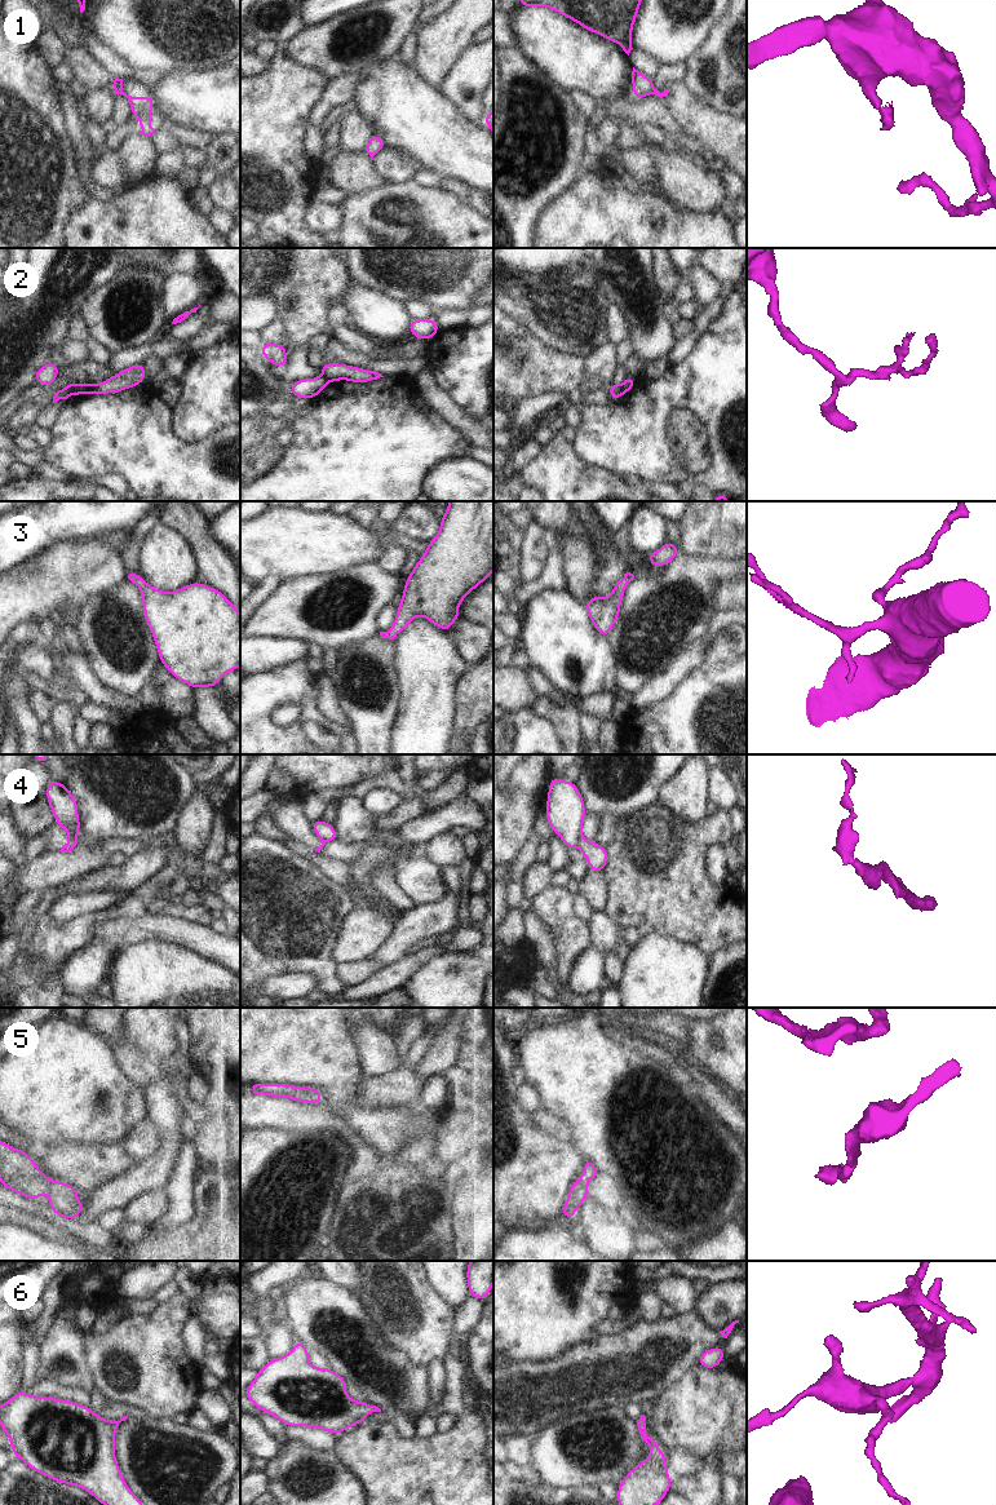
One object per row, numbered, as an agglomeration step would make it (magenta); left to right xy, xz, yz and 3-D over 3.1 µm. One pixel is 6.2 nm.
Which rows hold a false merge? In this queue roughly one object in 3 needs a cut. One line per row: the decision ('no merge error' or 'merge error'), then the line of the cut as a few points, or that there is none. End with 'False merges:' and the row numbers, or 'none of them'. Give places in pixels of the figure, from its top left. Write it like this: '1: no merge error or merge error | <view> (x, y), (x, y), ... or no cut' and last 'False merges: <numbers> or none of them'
1: merge error | xy (122, 89), (120, 93)
2: merge error | xy (75, 384), (70, 394)
3: no merge error | no cut
4: merge error | yz (581, 836), (578, 846)
5: no merge error | no cut
6: no merge error | no cut
False merges: 1, 2, 4

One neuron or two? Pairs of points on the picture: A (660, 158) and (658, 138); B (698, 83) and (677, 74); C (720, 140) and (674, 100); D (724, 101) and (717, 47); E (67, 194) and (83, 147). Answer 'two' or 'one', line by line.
A: two
B: two
C: one
D: one
E: two

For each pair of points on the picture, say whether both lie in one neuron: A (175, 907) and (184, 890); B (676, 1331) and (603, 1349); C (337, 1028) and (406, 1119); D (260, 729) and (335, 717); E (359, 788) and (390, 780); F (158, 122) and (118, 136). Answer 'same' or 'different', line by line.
A: different
B: same
C: same
D: different
E: same
F: same

